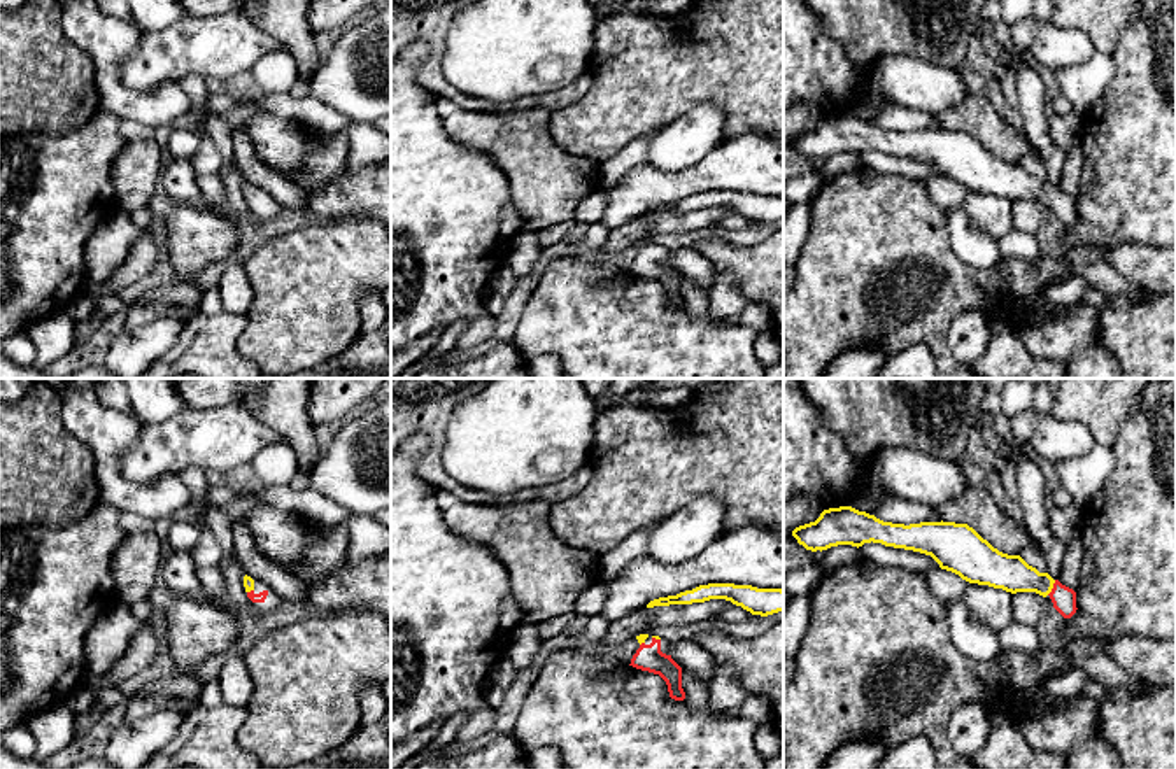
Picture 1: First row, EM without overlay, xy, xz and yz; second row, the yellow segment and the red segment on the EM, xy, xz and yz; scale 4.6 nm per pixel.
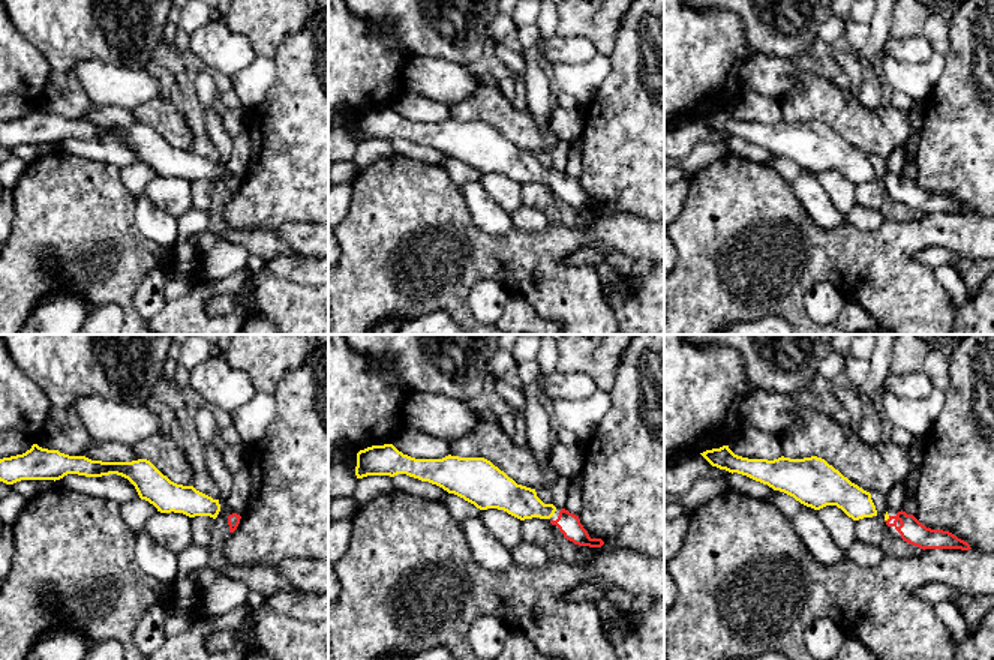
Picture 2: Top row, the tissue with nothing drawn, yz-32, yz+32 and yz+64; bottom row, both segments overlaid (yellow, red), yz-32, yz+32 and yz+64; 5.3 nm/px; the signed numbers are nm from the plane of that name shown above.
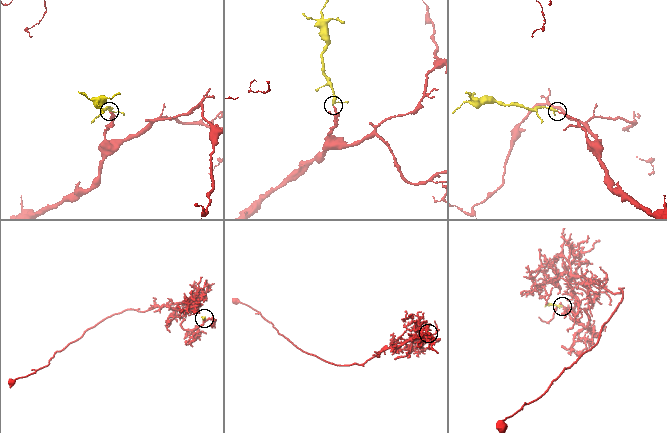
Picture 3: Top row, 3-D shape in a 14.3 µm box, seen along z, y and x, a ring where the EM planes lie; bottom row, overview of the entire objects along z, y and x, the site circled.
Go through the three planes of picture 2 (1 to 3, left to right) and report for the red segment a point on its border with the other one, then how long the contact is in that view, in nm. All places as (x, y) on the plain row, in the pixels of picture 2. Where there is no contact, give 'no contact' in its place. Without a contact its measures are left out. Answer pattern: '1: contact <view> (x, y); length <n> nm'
1: no contact
2: no contact
3: contact yz+64 (886, 183); length 40 nm

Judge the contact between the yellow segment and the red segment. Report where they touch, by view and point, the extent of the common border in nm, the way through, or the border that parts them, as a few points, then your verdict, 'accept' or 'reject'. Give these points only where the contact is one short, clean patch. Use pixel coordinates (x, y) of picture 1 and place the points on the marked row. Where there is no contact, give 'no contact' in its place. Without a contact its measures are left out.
meets yellow in yz at (1052, 587); contact 80 nm long; runs through yz (1012, 573), (1052, 587), (1064, 599); accept

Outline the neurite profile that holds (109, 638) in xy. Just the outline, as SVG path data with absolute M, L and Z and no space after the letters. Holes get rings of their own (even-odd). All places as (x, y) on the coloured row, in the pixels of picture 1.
M121 601L112 603L93 624L84 638L84 659L88 673L107 674L128 652L142 622L131 608Z

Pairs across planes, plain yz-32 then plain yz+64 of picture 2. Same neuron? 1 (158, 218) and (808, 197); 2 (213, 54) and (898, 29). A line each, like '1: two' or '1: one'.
1: one
2: two

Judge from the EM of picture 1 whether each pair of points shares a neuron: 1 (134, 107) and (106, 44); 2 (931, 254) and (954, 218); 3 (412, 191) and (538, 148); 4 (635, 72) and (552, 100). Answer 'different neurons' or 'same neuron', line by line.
1: same neuron
2: different neurons
3: different neurons
4: different neurons

